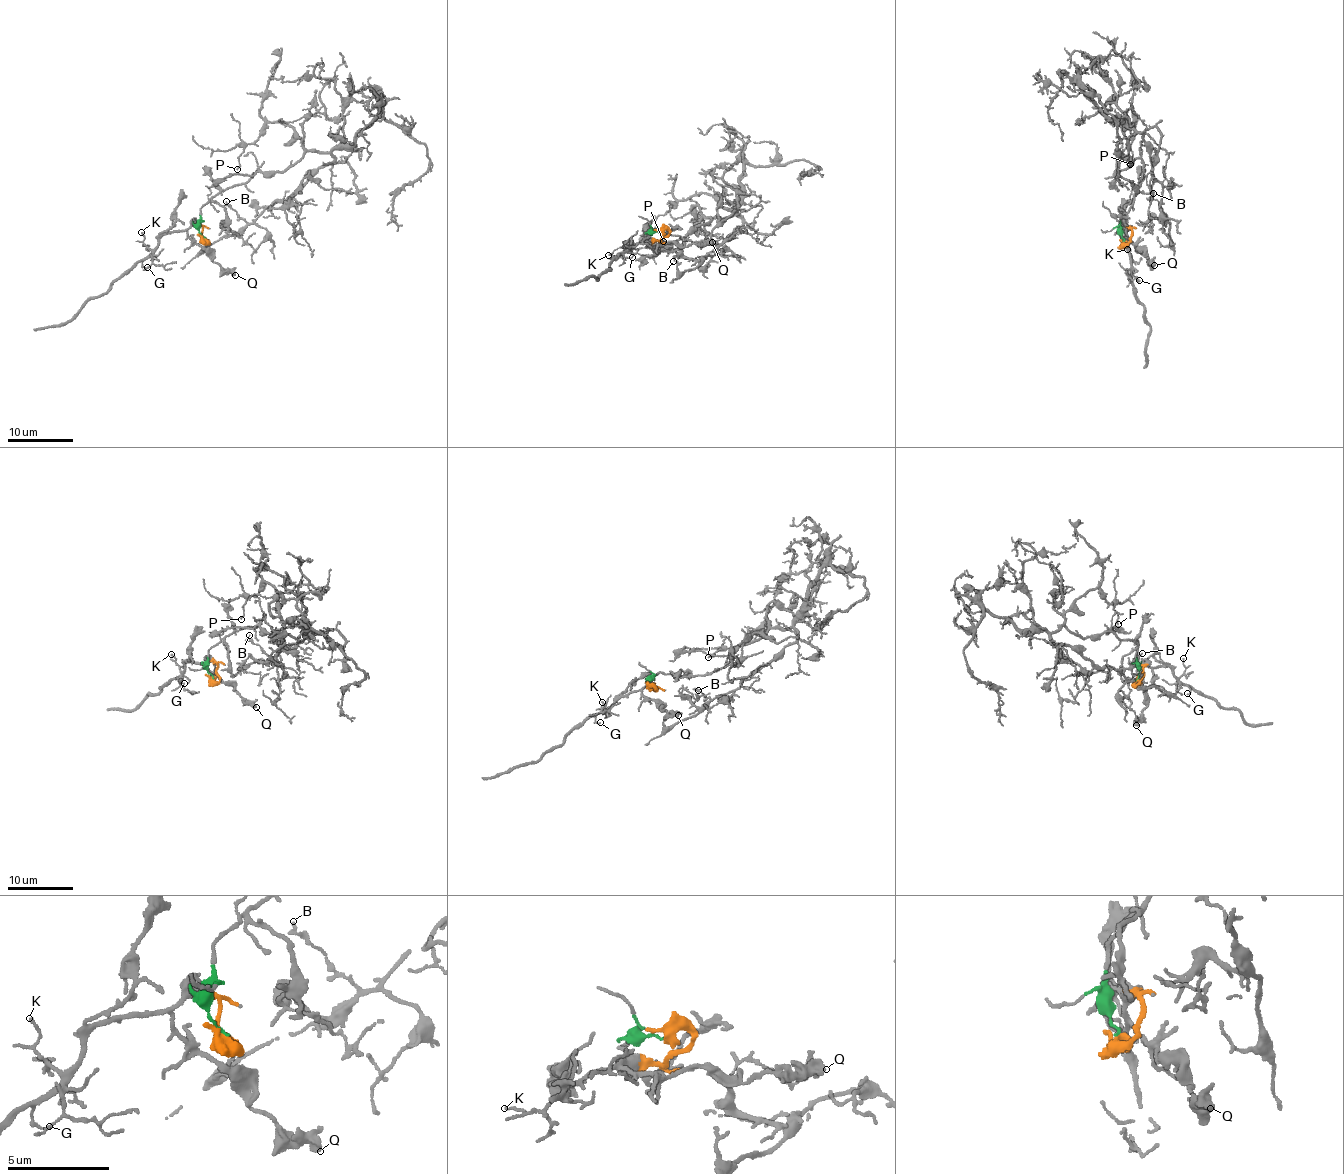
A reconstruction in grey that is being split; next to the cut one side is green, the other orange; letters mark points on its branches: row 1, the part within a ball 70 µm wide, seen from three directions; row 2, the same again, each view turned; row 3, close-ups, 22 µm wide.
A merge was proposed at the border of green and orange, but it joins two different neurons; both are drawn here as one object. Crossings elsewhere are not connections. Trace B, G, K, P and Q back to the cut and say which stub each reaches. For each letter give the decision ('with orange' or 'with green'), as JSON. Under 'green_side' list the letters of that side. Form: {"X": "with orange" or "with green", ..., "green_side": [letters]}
{"B": "with green", "G": "with orange", "K": "with orange", "P": "with green", "Q": "with orange", "green_side": ["B", "P"]}

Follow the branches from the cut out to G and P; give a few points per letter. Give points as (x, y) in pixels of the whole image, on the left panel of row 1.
G: (203, 237), (198, 224), (168, 231), (143, 260), (143, 266), (148, 266)
P: (203, 237), (200, 209), (257, 171), (288, 170), (304, 142), (288, 125), (269, 122), (237, 170)

